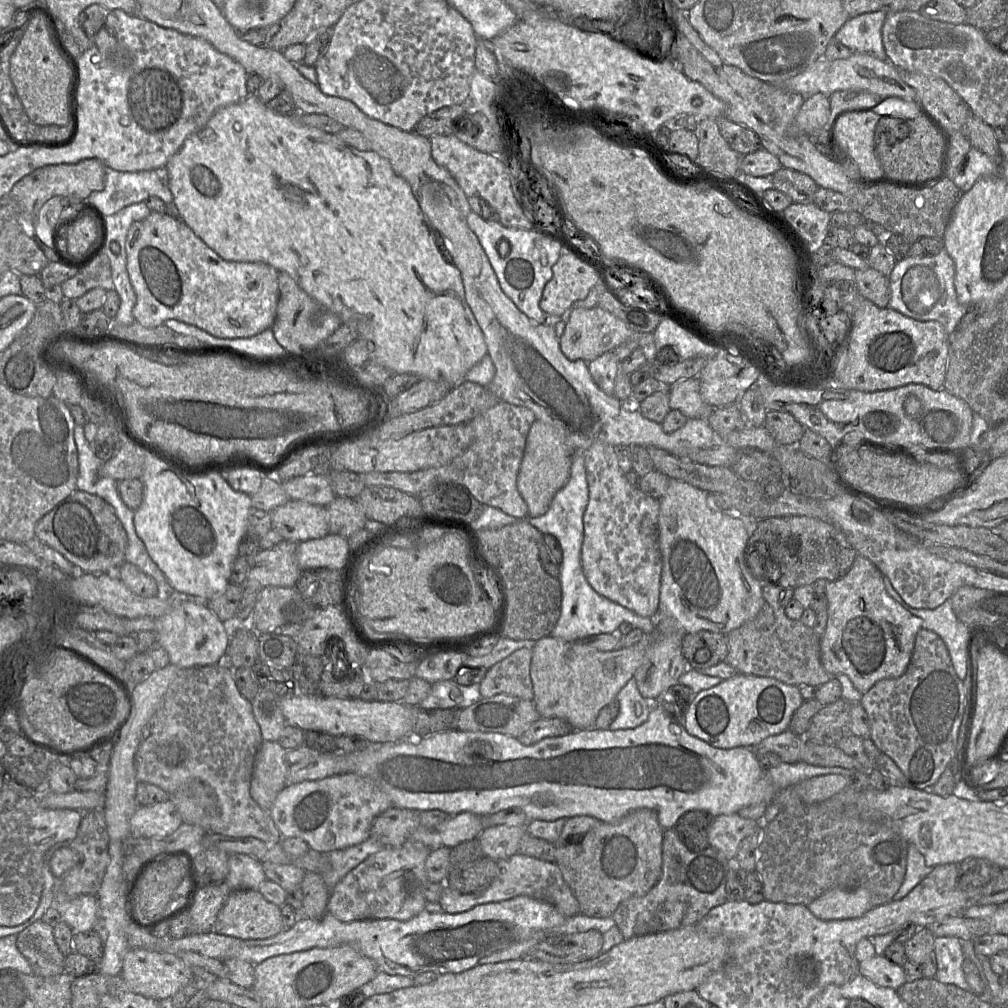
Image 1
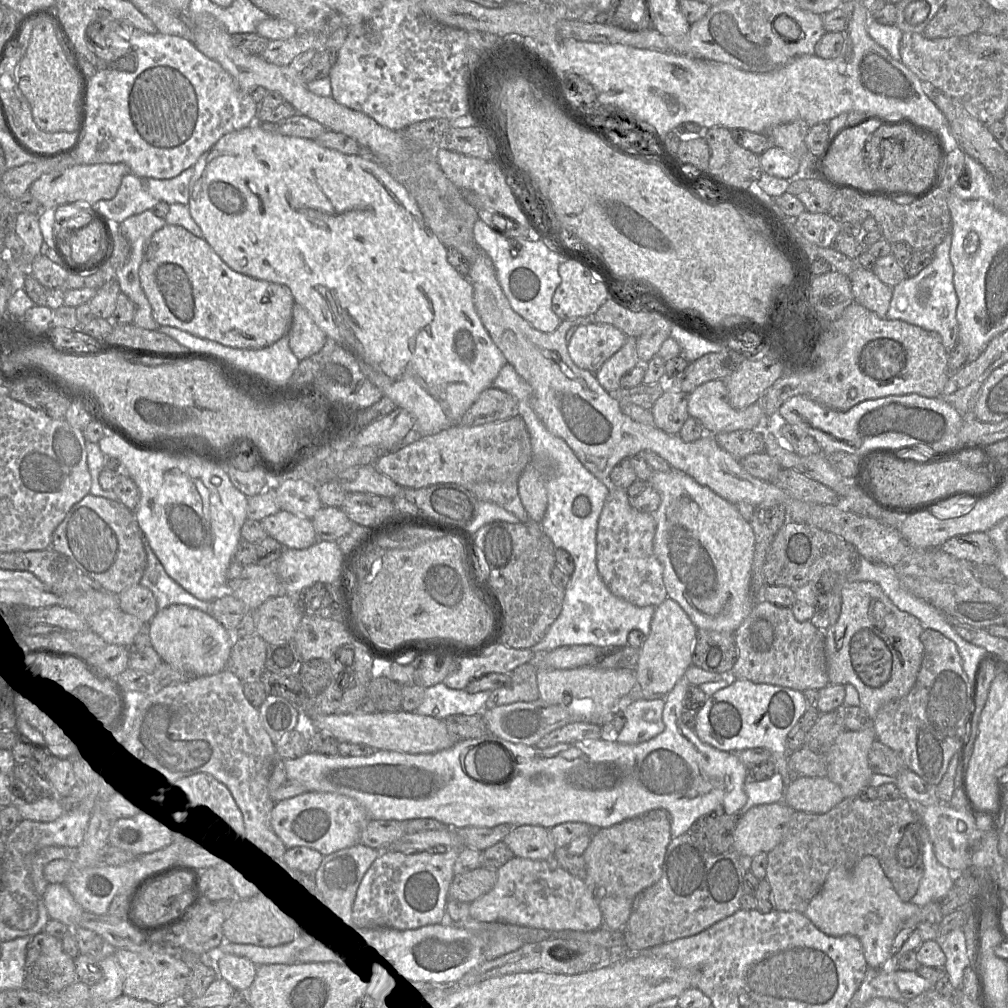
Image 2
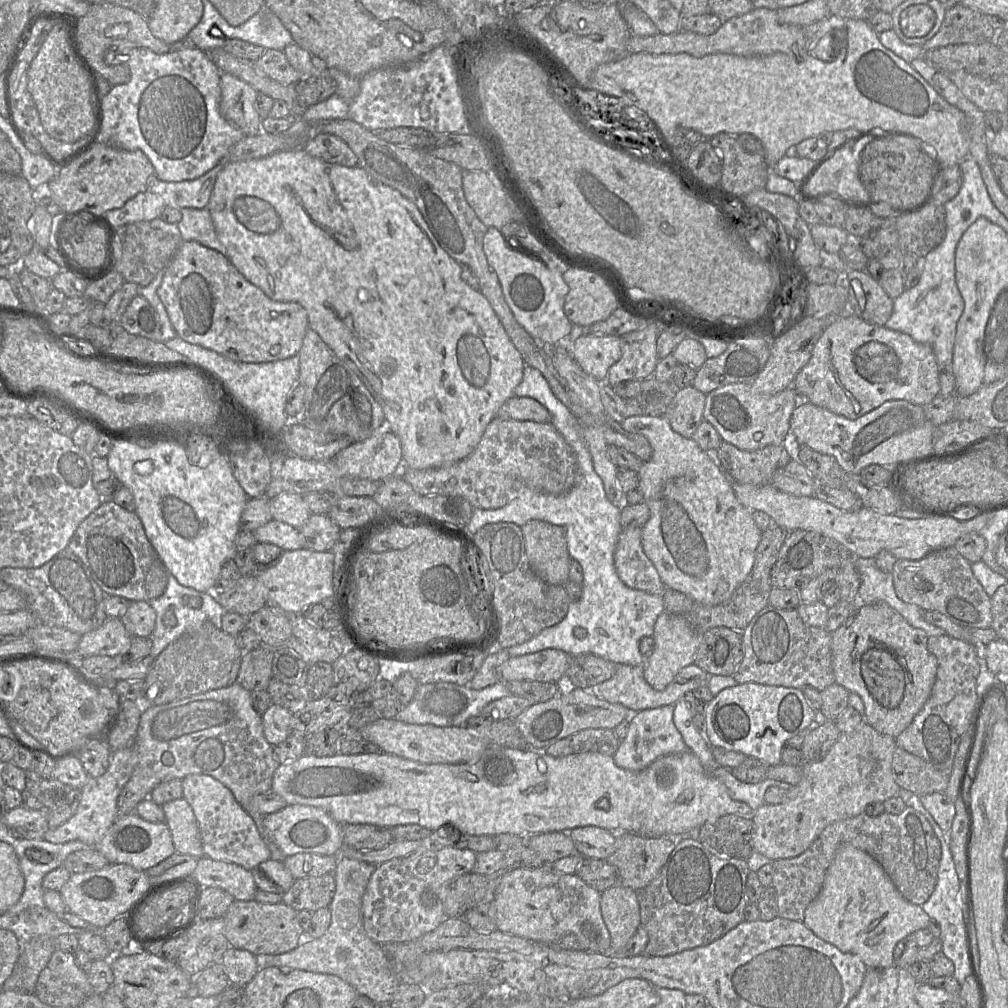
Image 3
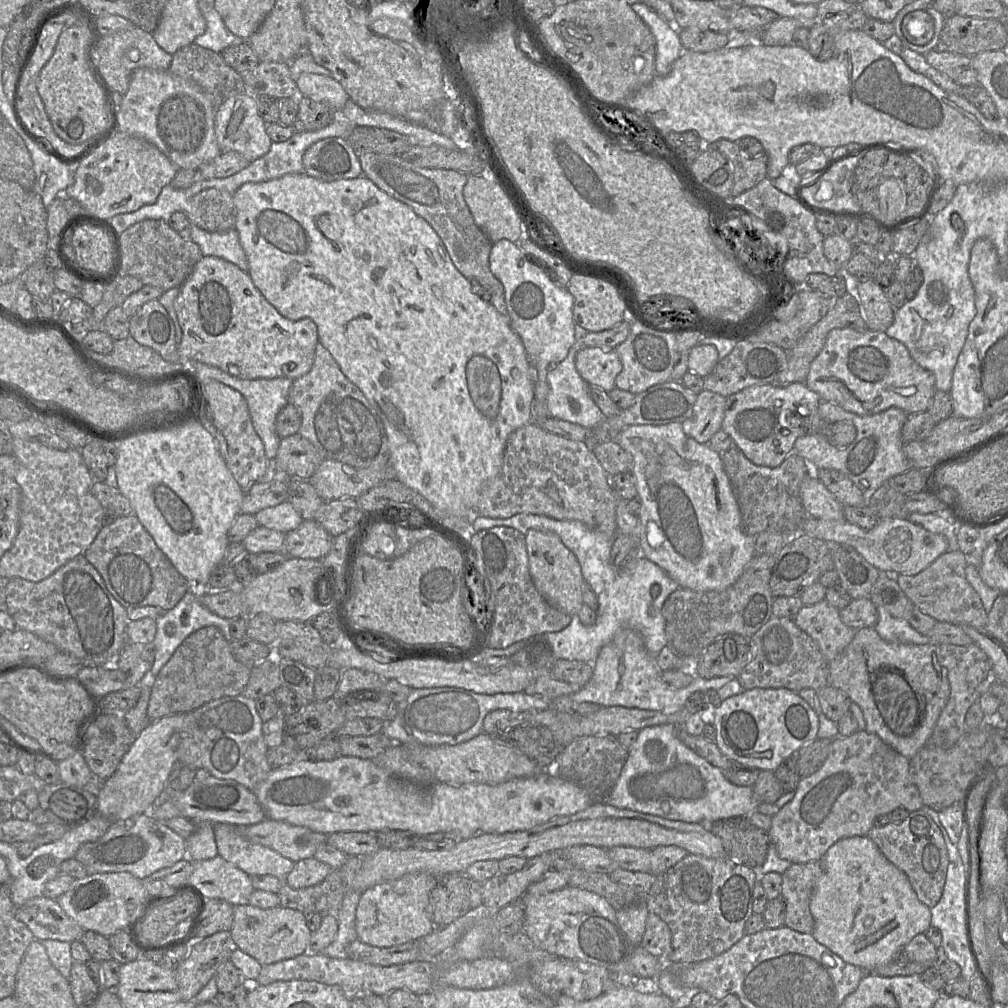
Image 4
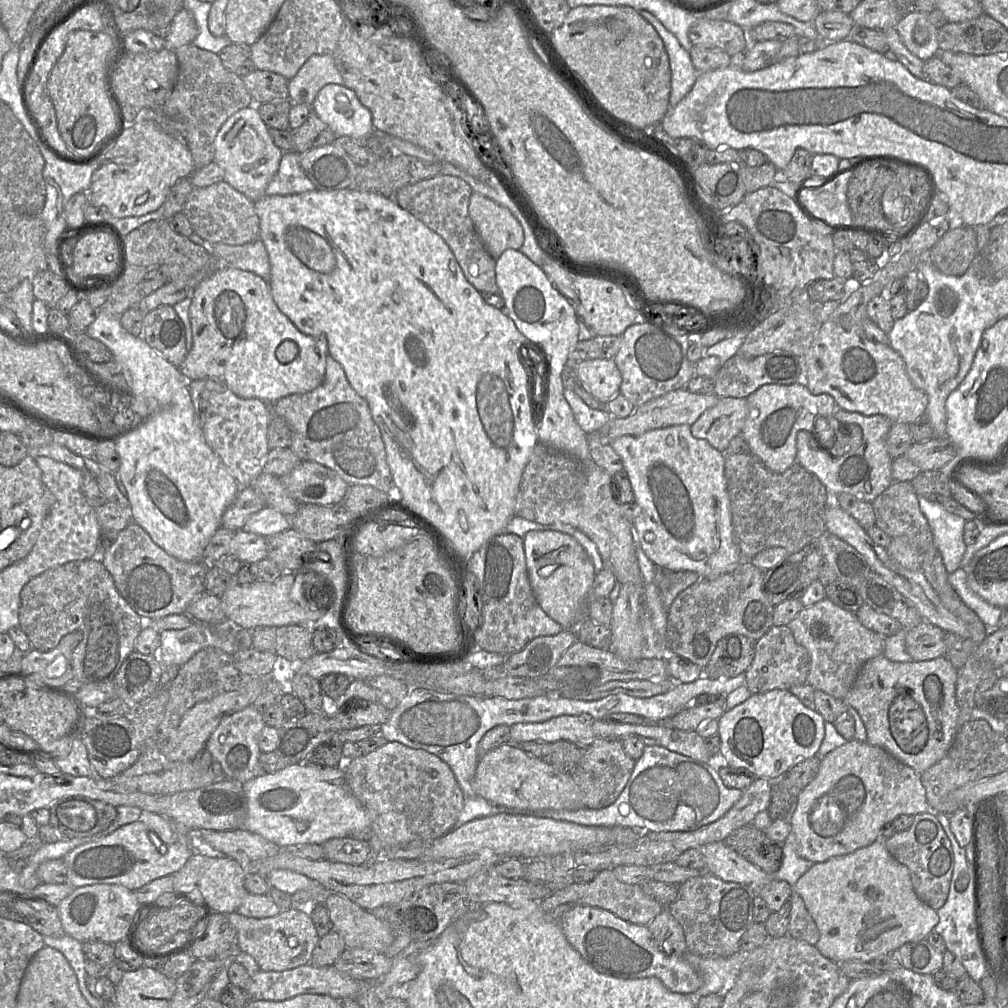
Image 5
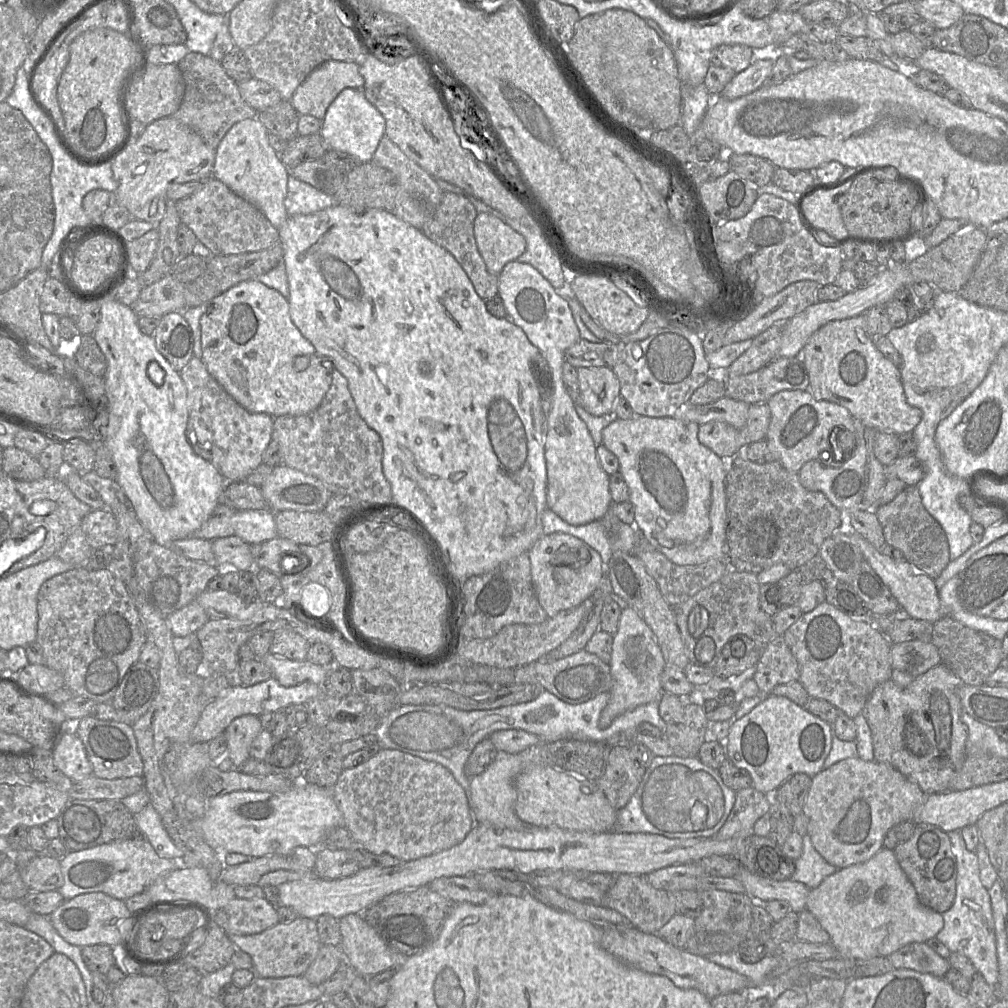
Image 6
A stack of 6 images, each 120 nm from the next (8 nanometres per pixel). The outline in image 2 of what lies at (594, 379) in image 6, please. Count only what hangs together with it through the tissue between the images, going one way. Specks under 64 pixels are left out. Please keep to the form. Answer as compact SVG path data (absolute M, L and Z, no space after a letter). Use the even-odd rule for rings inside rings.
M610 324L578 325L568 340L568 353L575 365L595 373L624 345L626 337Z

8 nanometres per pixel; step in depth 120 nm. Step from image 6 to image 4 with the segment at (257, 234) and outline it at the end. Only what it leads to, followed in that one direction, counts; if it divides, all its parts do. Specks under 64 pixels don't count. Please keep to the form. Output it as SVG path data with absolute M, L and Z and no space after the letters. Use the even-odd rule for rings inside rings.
M210 188L190 198L186 215L190 222L208 232L224 232L235 229L236 208L233 193Z

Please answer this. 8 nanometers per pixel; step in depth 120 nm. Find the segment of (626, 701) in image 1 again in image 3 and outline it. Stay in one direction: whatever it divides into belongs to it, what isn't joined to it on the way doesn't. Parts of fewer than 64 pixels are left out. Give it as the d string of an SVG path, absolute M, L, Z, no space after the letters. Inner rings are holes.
M665 705L658 708L635 712L629 719L629 729L613 758L618 767L630 771L646 769L660 757L688 752L688 748L674 720L674 705Z

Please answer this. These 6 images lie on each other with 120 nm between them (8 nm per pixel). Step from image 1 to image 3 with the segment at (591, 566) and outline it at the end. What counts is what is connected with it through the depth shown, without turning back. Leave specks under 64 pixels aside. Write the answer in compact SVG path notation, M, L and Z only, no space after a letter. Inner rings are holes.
M623 528L620 531L614 551L615 569L621 581L629 588L662 594L667 587L643 551L641 528Z

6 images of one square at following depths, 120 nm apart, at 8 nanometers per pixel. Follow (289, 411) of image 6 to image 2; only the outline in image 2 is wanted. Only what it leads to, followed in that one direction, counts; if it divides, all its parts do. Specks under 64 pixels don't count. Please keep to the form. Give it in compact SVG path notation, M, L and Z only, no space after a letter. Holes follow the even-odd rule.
M166 224L150 238L139 267L140 283L160 326L172 326L195 336L242 349L261 349L285 336L295 299L283 284L260 280L231 269L204 239L182 226Z

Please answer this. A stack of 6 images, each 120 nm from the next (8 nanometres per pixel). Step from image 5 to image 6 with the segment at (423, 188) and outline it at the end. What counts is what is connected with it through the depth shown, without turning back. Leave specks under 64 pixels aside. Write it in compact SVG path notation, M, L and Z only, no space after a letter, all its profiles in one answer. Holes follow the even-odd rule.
M444 192L431 219L424 223L421 231L456 259L470 279L476 293L485 301L497 296L498 277L489 273L478 251L474 236L474 221L477 214L467 195Z

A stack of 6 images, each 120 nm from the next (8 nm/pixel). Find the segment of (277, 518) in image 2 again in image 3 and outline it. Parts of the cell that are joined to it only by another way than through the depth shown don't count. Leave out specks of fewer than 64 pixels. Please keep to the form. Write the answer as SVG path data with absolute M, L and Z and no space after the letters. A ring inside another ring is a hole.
M274 519L252 532L257 543L274 544L283 551L304 548L303 537L299 529Z

